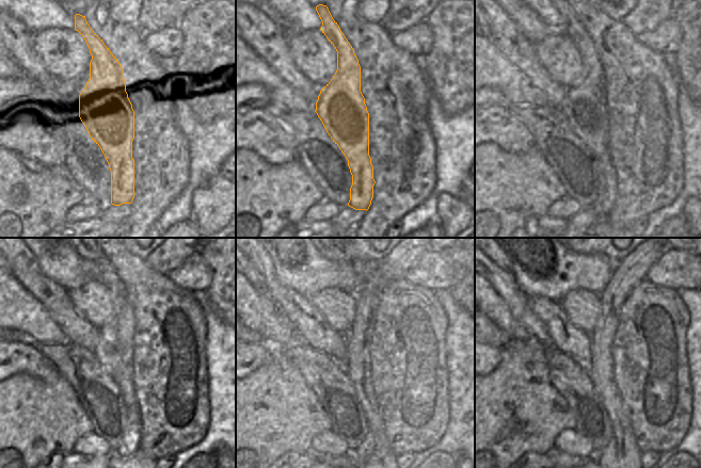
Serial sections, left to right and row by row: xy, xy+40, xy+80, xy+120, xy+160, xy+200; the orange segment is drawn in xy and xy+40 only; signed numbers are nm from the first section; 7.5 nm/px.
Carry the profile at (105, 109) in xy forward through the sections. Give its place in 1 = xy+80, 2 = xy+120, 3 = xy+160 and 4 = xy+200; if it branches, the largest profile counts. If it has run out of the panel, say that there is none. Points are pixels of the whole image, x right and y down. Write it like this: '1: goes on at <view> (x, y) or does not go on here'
1: goes on at xy+80 (584, 106)
2: goes on at xy+120 (107, 352)
3: goes on at xy+160 (366, 448)
4: goes on at xy+200 (609, 453)

